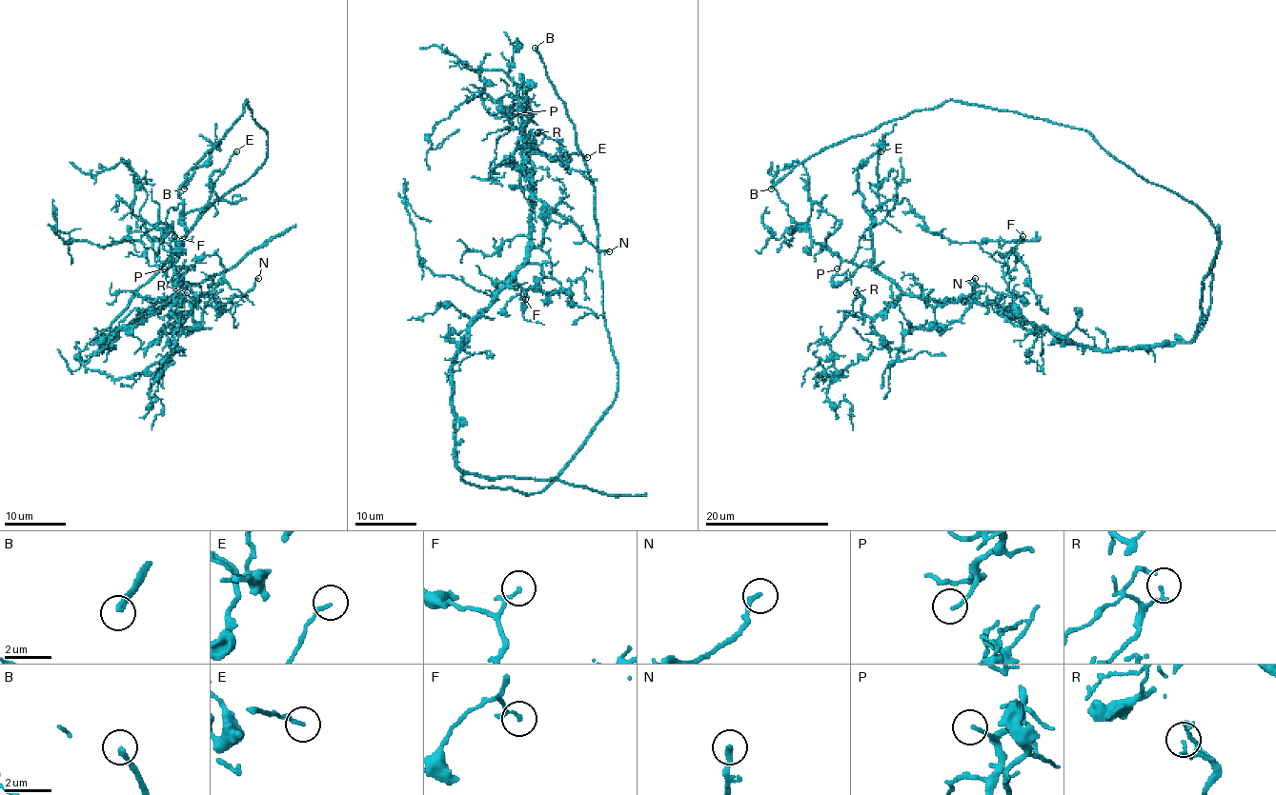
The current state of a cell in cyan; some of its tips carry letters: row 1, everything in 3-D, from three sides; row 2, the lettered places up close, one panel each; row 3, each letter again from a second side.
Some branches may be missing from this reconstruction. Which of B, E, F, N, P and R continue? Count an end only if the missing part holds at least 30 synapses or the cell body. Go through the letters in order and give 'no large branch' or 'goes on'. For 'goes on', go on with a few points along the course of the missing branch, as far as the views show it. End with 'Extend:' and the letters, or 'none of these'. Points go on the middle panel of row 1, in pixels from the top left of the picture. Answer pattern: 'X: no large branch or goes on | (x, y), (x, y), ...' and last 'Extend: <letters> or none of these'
B: goes on | (535, 48), (524, 10), (522, 19), (529, 9)
E: no large branch
F: no large branch
N: goes on
P: goes on | (515, 113), (495, 81), (467, 68), (460, 60), (457, 38), (458, 21), (465, 15), (462, 11)
R: no large branch
Extend: B, N, P

